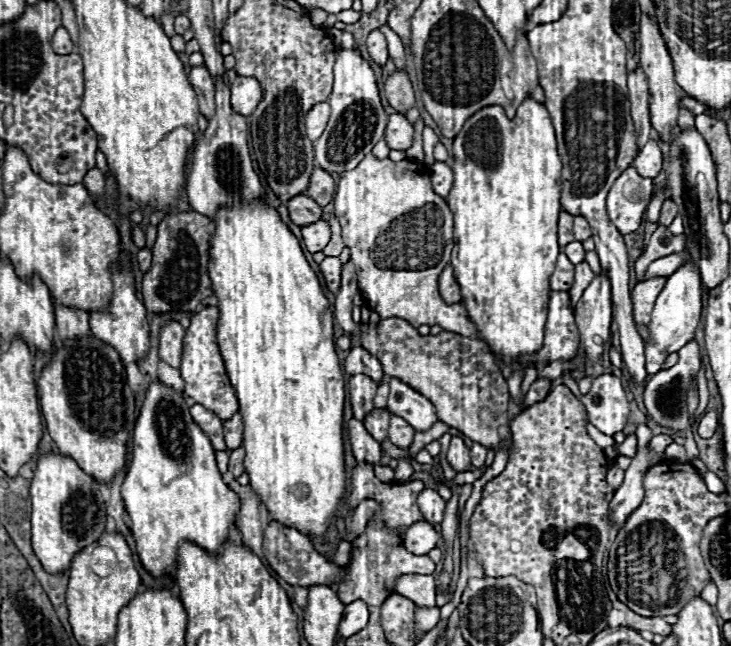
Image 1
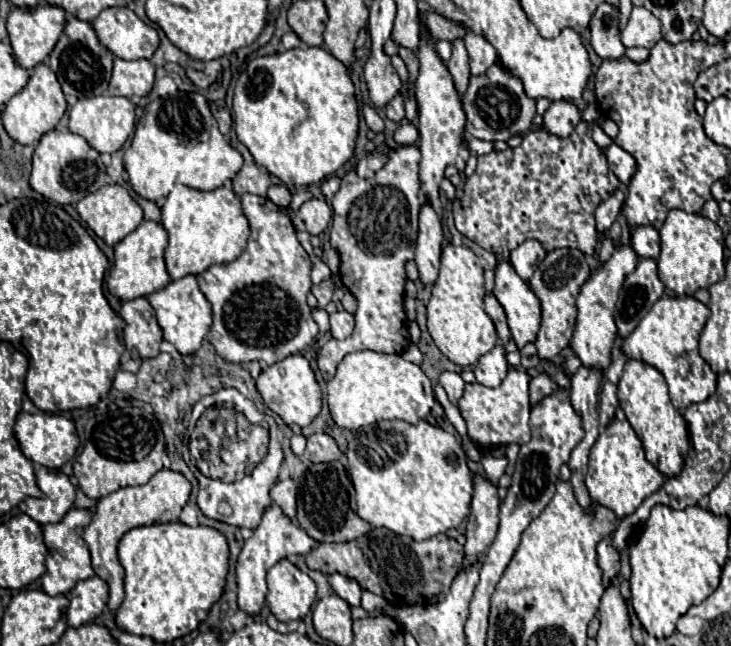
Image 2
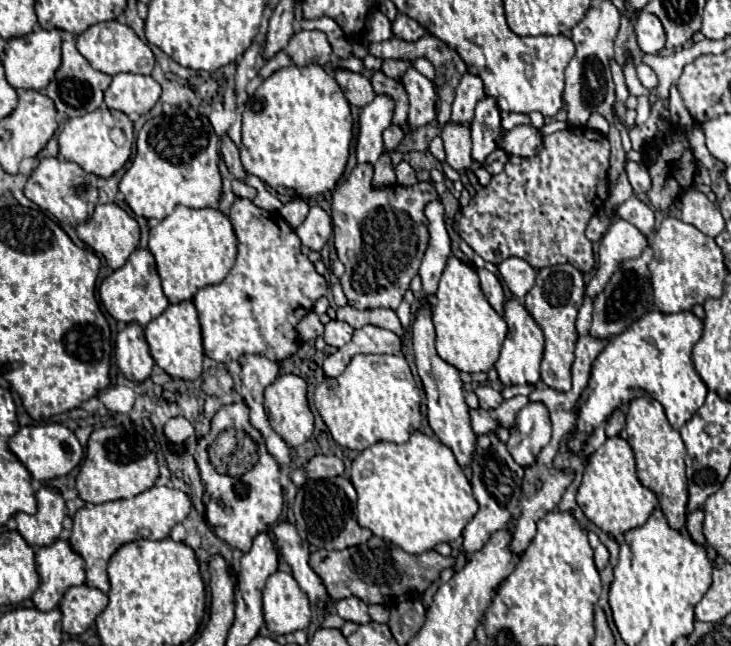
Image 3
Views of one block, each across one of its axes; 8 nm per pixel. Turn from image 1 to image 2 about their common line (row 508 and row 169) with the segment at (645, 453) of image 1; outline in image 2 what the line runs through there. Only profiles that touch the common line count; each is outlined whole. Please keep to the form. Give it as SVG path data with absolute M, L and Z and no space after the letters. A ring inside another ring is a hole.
M610 144L608 148L604 148L604 154L606 154L610 170L620 178L620 182L628 184L636 170L636 160L626 150L622 150L618 144Z

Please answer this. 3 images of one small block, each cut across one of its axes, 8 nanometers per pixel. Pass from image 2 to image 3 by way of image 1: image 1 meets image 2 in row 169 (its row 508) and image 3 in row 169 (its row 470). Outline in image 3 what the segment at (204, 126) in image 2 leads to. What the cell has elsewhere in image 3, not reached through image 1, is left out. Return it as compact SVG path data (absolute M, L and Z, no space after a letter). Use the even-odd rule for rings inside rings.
M196 108L178 110L176 114L160 114L150 118L136 140L136 156L132 166L120 180L120 192L134 214L162 220L178 204L188 208L216 208L222 194L222 178L218 170L220 150L218 134L206 116Z

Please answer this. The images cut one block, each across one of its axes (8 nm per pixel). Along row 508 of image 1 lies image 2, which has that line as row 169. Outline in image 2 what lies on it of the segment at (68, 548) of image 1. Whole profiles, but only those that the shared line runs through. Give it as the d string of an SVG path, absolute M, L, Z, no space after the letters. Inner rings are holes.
M50 130L40 138L32 158L30 186L44 198L50 198L58 204L74 206L78 200L96 192L104 184L106 184L106 168L100 160L100 154L80 134L68 130L66 132Z

